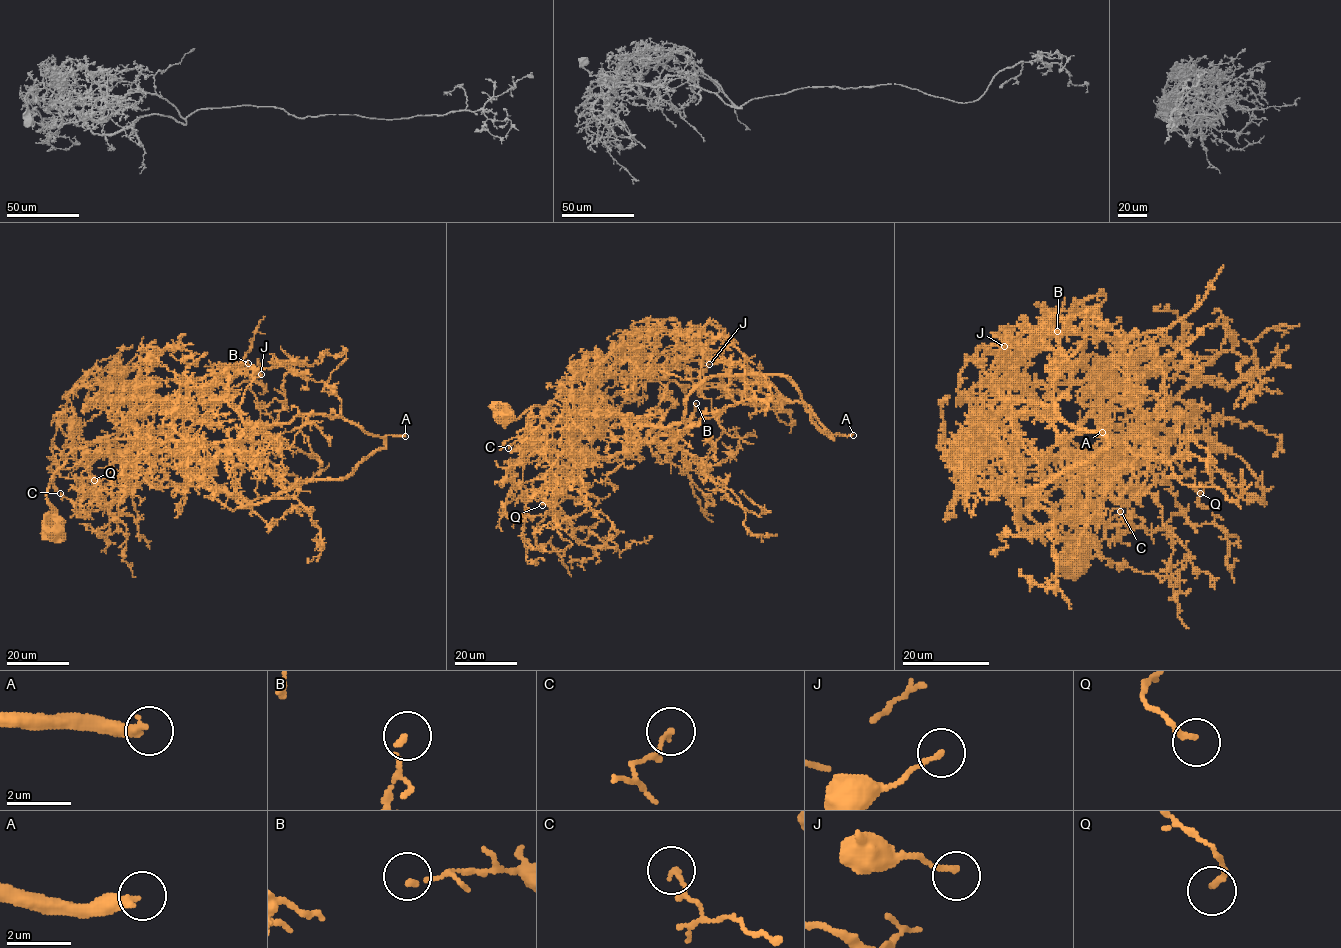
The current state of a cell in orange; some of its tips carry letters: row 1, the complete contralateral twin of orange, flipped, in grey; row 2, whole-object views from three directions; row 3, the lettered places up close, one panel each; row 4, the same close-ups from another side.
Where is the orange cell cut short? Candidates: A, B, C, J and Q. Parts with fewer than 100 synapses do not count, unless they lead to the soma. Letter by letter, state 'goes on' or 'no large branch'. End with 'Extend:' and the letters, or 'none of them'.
A: goes on
B: no large branch
C: no large branch
J: no large branch
Q: no large branch
Extend: A

